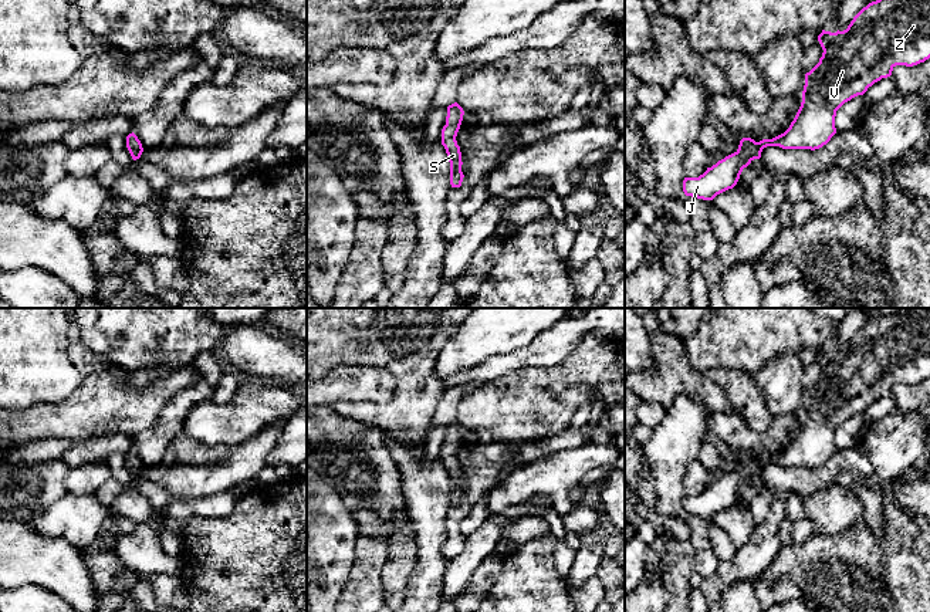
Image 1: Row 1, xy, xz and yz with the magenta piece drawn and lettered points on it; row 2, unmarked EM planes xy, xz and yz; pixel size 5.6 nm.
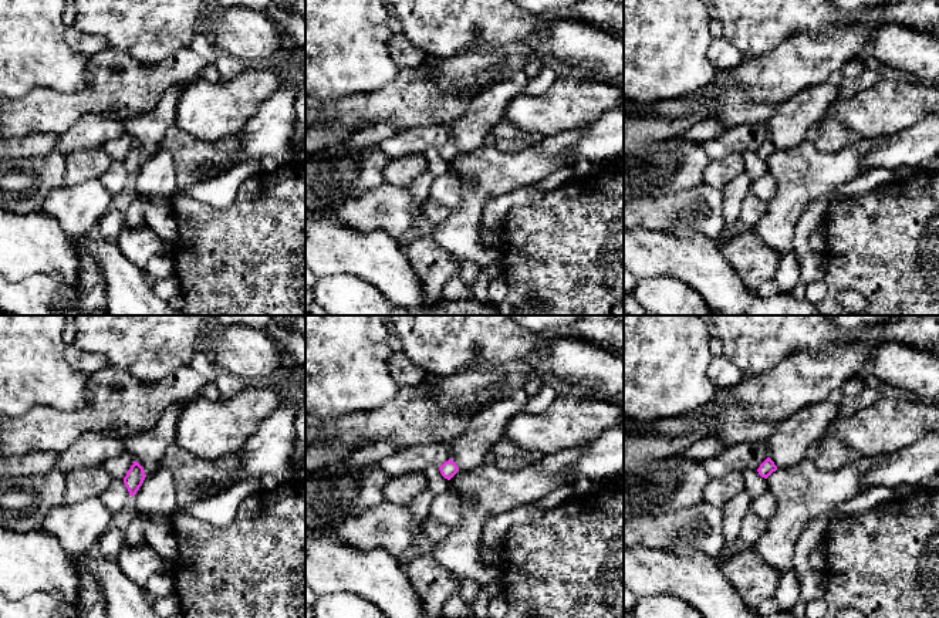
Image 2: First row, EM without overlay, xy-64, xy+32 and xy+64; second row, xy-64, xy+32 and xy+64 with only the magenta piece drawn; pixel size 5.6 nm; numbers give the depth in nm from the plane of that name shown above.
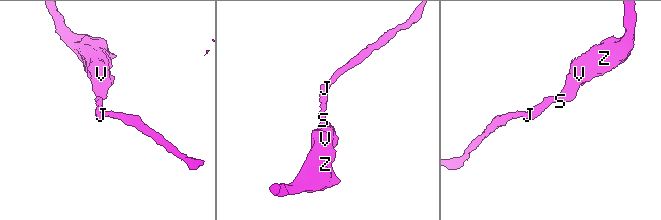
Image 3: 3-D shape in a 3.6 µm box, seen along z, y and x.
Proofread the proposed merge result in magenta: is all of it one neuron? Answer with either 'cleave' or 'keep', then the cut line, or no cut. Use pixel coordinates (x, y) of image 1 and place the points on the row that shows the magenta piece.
keep; cut none

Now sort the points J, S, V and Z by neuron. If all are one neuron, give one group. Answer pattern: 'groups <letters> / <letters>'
groups J S V Z

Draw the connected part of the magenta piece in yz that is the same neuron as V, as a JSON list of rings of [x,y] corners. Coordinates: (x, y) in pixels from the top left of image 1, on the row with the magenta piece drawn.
[[[876,0],[863,7],[843,31],[825,31],[818,35],[824,50],[819,62],[805,74],[801,106],[789,128],[772,138],[755,142],[743,138],[738,149],[718,160],[699,177],[684,177],[686,196],[713,200],[733,189],[754,159],[761,158],[767,146],[782,149],[819,149],[836,133],[836,111],[848,101],[863,95],[869,87],[892,75],[896,65],[913,67],[930,58],[930,0]]]

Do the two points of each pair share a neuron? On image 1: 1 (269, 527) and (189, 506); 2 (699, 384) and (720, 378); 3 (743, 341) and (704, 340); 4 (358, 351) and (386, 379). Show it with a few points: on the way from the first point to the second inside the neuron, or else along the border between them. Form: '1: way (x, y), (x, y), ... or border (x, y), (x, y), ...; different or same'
1: border (242, 494), (234, 507), (225, 516), (192, 518); different
2: border (703, 374), (713, 382); different
3: way (733, 340), (714, 340); same
4: border (338, 365), (379, 365), (394, 376), (396, 385); different

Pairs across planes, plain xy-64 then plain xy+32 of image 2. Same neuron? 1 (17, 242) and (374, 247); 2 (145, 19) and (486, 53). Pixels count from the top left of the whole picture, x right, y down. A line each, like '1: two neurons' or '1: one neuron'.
1: one neuron
2: two neurons

